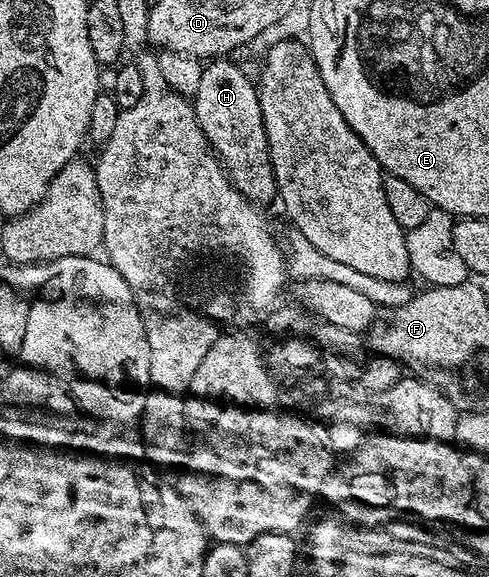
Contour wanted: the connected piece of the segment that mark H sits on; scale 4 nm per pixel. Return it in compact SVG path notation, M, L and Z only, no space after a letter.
M213 59L202 68L199 75L199 91L191 99L191 104L199 127L209 141L217 160L221 162L229 181L238 192L258 207L265 207L269 200L277 197L277 184L271 167L271 155L267 147L267 131L263 127L263 111L259 107L259 95L254 78L248 77L233 59Z

